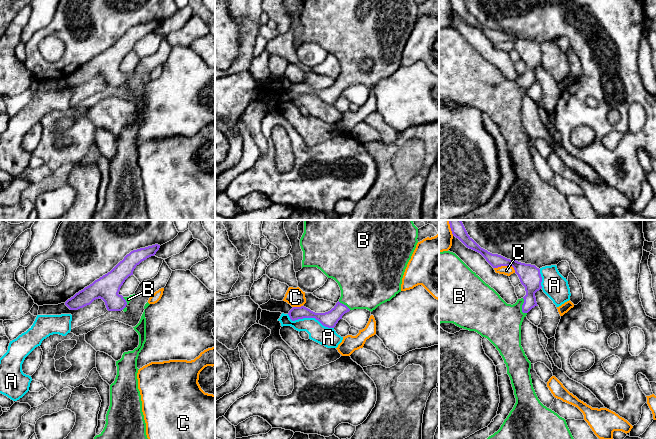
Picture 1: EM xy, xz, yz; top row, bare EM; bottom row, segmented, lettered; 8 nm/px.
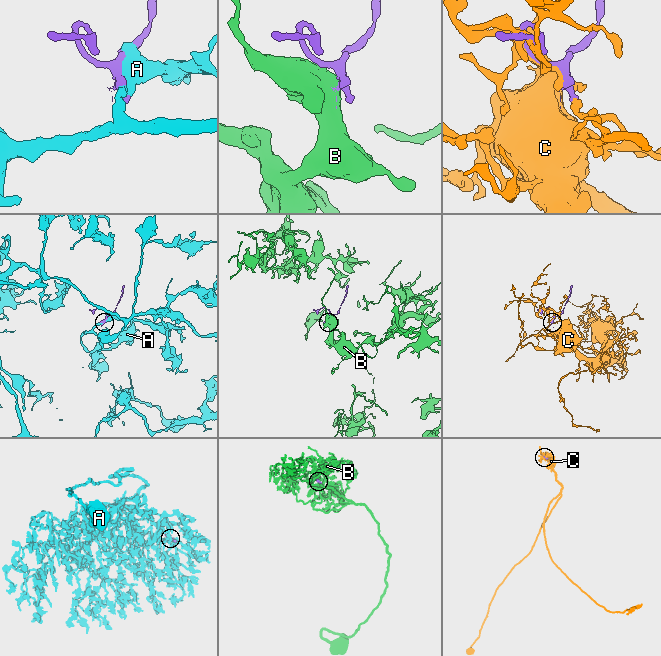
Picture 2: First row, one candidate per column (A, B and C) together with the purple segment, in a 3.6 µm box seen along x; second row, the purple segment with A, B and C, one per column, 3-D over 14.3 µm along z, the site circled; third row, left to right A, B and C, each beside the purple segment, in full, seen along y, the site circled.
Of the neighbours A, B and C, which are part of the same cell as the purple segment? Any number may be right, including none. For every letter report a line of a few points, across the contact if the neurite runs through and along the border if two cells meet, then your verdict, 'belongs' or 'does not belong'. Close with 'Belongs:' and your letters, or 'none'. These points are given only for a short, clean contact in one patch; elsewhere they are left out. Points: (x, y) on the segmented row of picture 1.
A: does not belong
B: line yz (530, 277), (530, 297), (522, 307), (509, 318), (499, 322); belongs
C: does not belong
Belongs: B

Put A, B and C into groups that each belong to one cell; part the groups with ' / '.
A / B / C

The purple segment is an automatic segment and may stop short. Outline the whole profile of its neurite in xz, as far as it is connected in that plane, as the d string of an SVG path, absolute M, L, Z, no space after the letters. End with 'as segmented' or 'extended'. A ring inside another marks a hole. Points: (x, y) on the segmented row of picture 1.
M304 220L304 233L300 239L303 267L317 267L328 278L334 279L341 290L341 297L328 312L315 313L301 306L293 307L288 315L292 321L315 318L323 326L334 328L342 316L354 309L375 310L401 292L402 278L418 243L418 228L412 220Z | extended

